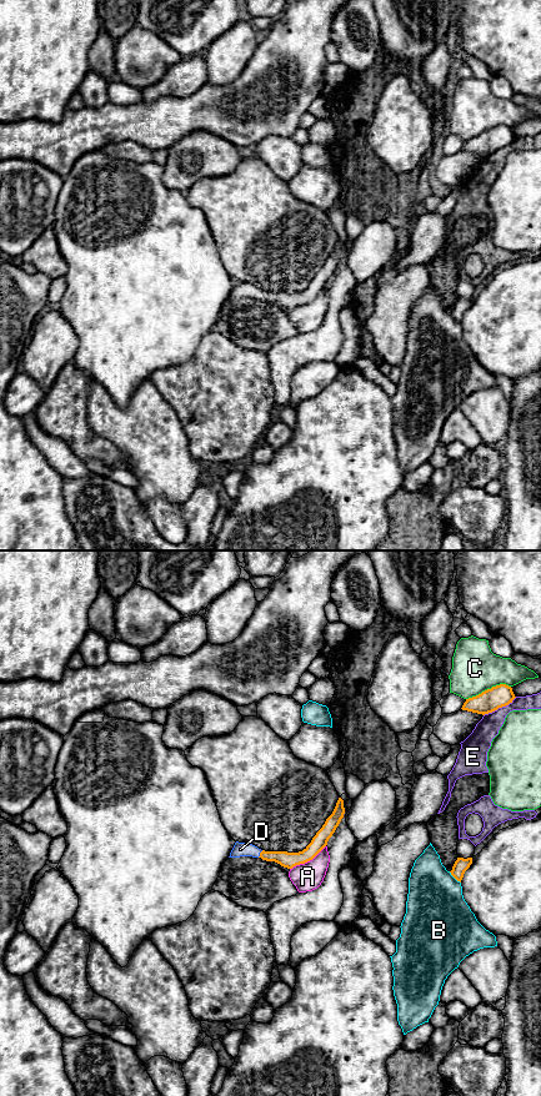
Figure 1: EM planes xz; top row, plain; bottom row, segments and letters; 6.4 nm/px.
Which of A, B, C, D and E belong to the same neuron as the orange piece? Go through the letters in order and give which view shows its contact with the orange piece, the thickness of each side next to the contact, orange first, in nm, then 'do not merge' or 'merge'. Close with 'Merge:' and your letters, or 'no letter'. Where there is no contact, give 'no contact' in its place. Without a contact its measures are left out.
A: meets orange in xz; 100 nm thick on the orange side, 180 nm on the other; do not merge
B: meets orange in xz; 90 nm thick on the orange side, 400 nm on the other; do not merge
C: meets orange in xz; 140 nm thick on the orange side, 300 nm on the other; do not merge
D: meets orange in xz; 100 nm thick on the orange side, 100 nm on the other; merge
E: meets orange in xz; 140 nm thick on the orange side, 150 nm on the other; do not merge
Merge: D

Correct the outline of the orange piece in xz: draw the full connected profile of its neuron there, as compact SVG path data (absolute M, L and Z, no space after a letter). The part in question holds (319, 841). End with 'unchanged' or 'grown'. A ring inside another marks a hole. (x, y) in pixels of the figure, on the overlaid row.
M339 798L332 814L326 819L322 828L312 838L311 843L299 853L265 851L250 843L236 841L229 858L252 856L266 861L275 861L284 868L292 869L296 865L312 860L326 845L344 818L344 800Z; grown

